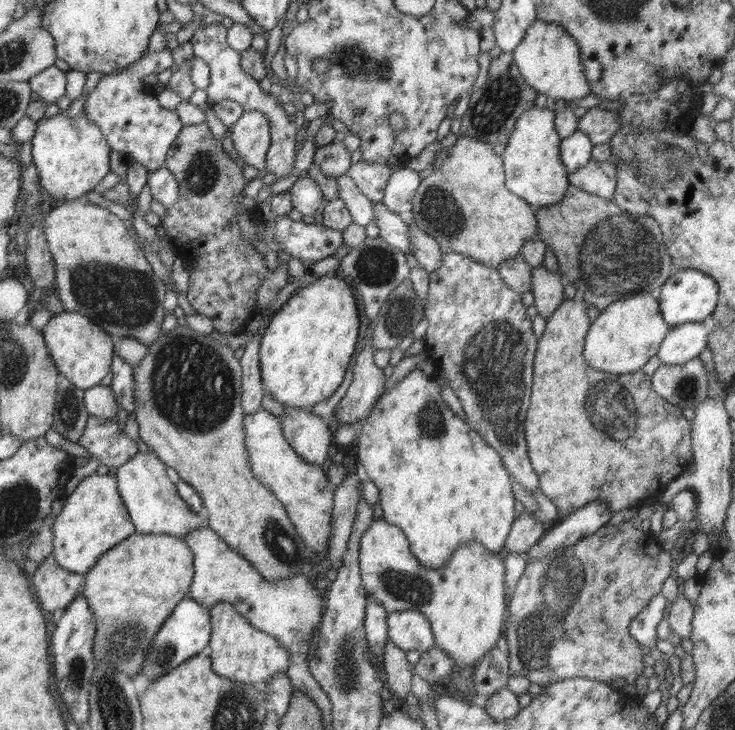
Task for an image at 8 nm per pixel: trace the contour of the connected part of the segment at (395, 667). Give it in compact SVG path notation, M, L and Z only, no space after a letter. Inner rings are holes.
M393 643L385 644L383 654L384 668L388 676L389 691L394 697L406 698L412 693L412 676L411 666L406 660L406 652L398 653L397 646Z

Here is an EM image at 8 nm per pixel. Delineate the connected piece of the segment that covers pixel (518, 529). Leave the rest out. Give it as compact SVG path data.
M522 511L513 520L505 547L512 554L524 554L546 533L548 524L538 520L530 511Z

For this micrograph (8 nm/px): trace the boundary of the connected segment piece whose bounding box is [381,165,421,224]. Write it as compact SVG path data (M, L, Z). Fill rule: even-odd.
M403 166L388 179L381 203L391 212L398 214L408 224L414 221L412 197L420 186L421 178L415 170Z

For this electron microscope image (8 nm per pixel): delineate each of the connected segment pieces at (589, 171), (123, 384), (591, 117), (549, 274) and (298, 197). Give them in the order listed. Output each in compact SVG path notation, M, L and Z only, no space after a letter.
M590 159L588 164L568 174L569 184L584 192L612 200L616 192L617 168L608 161Z
M113 355L111 372L112 382L111 391L115 401L125 409L130 416L133 409L136 409L136 400L134 400L134 366L128 364L121 356Z
M591 107L579 118L577 130L586 134L596 145L610 142L620 127L616 111Z
M540 265L532 268L532 291L534 306L542 318L550 318L559 304L565 300L563 293L564 282L558 273Z
M305 174L294 183L287 194L292 207L304 216L314 216L324 200L318 183Z

